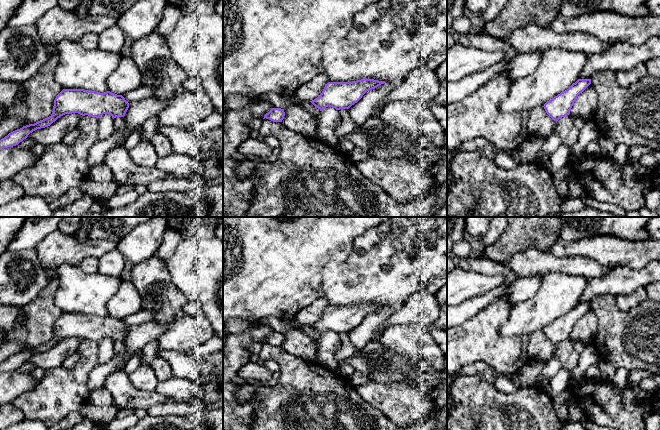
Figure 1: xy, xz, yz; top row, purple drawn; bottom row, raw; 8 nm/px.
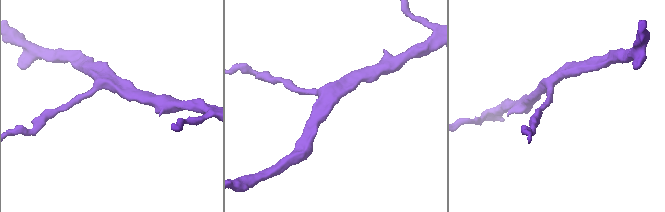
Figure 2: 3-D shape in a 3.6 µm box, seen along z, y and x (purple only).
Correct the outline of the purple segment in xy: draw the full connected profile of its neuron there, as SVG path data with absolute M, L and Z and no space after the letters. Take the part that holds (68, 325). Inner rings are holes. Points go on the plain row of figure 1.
M63 313L54 324L51 340L9 357L0 364L0 373L18 369L33 355L50 350L65 338L78 337L96 342L110 338L114 343L124 341L128 332L129 327L122 319L110 315L100 317L84 313Z

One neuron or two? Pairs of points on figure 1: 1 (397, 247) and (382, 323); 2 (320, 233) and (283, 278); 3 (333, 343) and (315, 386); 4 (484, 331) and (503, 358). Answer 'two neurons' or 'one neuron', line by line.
1: two neurons
2: one neuron
3: two neurons
4: one neuron

